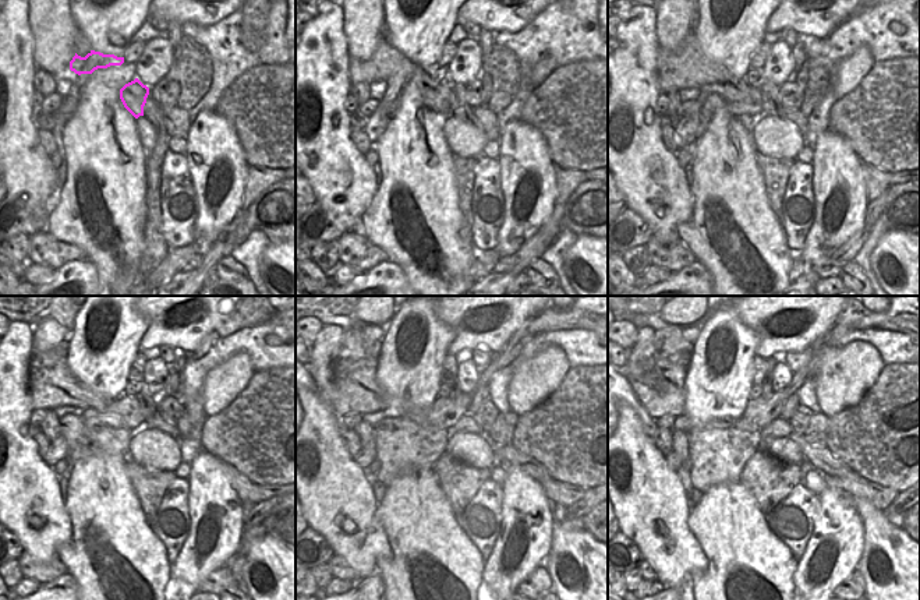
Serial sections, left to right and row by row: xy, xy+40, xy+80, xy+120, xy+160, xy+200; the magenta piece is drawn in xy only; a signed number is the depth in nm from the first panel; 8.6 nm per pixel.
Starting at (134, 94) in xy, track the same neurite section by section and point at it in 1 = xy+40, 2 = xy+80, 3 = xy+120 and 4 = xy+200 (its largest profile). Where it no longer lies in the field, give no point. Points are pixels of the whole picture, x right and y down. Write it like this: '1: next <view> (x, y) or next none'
1: next xy+40 (386, 60)
2: next xy+80 (686, 67)
3: next xy+120 (52, 384)
4: next xy+200 (657, 371)

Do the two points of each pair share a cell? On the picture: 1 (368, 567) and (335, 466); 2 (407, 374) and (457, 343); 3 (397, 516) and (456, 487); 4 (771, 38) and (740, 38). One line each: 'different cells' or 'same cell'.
1: same cell
2: different cells
3: different cells
4: different cells

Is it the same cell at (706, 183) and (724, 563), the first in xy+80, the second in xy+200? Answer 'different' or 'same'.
same

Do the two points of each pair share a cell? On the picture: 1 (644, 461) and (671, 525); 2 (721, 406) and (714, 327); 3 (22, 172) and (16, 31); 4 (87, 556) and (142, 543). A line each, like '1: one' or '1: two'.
1: one
2: one
3: one
4: one

